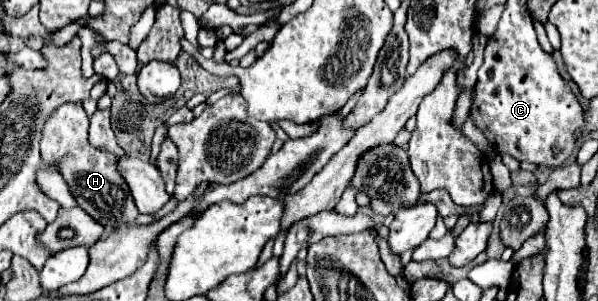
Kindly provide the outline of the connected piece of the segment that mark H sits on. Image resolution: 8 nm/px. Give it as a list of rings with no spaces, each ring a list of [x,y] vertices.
[[[68,102],[64,106],[58,106],[52,112],[52,118],[44,122],[40,156],[46,164],[58,166],[78,206],[84,208],[96,222],[100,222],[108,230],[114,230],[120,224],[132,224],[138,216],[138,210],[124,178],[116,170],[116,156],[106,154],[106,150],[94,148],[88,142],[88,129],[89,118],[80,102]]]

